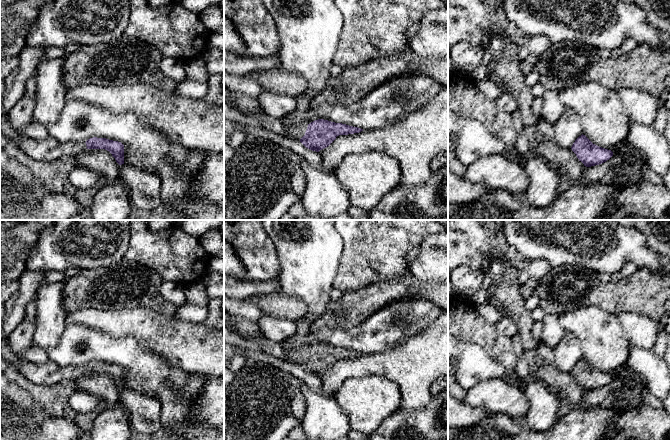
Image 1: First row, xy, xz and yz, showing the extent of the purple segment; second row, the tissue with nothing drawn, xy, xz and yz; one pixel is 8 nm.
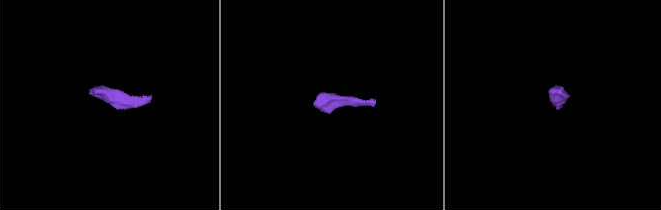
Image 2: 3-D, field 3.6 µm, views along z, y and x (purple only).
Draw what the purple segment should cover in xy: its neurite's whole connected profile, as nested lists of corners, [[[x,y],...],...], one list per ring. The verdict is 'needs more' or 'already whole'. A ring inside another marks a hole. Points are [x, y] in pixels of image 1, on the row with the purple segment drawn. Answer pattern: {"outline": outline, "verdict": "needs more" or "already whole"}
{"outline": [[[49,136],[44,140],[16,138],[14,142],[29,157],[47,163],[61,158],[75,158],[86,149],[105,149],[112,154],[119,165],[124,164],[124,145],[106,138],[93,137],[86,142],[62,143]]], "verdict": "needs more"}

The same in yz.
{"outline": [[[583,134],[575,140],[571,149],[586,167],[602,164],[613,156],[611,150],[593,144]]], "verdict": "already whole"}

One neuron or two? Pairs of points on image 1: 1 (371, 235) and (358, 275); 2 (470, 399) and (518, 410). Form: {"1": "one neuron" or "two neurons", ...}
{"1": "one neuron", "2": "one neuron"}

